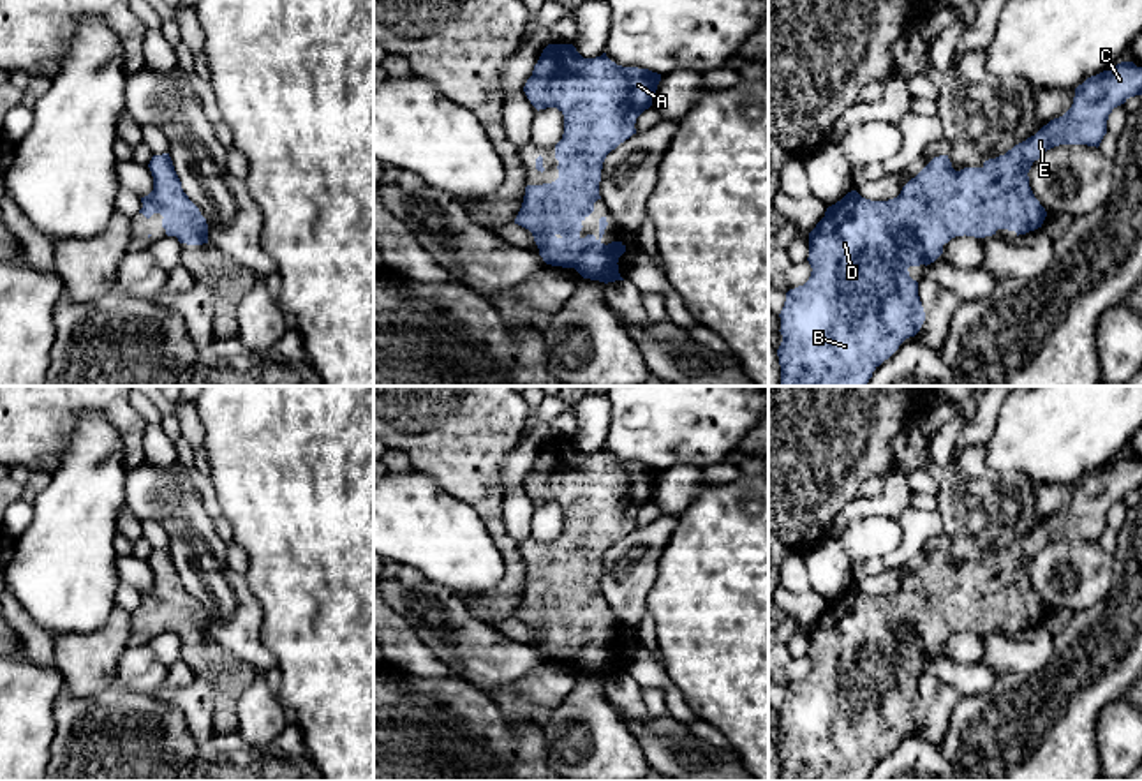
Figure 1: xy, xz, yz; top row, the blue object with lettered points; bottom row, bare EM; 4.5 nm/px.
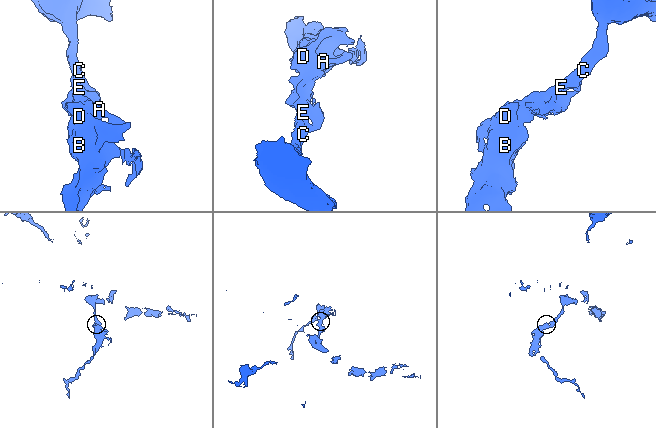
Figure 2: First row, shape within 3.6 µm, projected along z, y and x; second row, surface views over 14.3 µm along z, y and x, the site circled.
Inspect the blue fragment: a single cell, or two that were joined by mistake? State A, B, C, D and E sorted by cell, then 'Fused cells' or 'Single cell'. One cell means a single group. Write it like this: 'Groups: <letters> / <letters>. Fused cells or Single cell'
Groups: A B C D E. Single cell

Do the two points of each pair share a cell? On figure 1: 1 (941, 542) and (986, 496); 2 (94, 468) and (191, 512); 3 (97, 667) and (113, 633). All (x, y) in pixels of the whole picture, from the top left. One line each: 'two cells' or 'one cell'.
1: two cells
2: two cells
3: one cell

